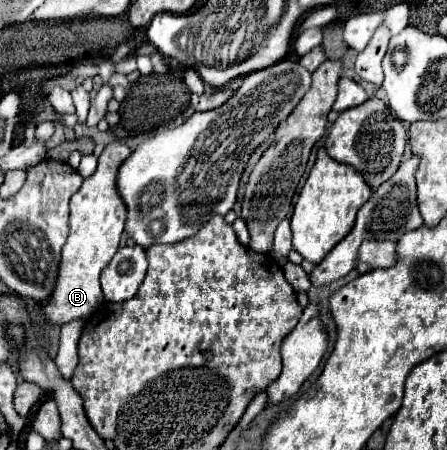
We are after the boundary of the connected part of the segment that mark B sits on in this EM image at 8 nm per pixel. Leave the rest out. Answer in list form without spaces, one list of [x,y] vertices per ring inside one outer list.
[[[122,141],[106,145],[94,175],[84,179],[80,191],[70,199],[70,235],[62,249],[58,285],[48,305],[42,305],[42,315],[46,315],[46,319],[54,325],[64,325],[74,319],[88,319],[104,303],[100,273],[118,251],[128,215],[128,209],[116,189],[116,173],[130,153],[132,149]]]

